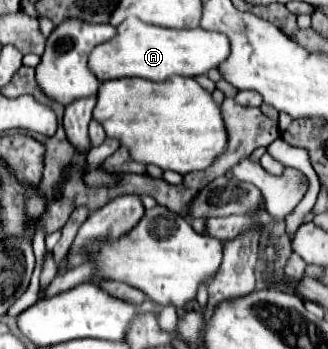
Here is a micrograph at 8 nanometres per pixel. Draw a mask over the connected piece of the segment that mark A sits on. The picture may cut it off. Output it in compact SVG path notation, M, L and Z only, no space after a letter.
M128 18L118 26L116 38L104 42L92 50L88 66L100 80L114 80L126 76L138 76L152 82L164 82L170 76L200 76L218 68L230 54L228 36L220 32L208 32L204 28L174 30Z

